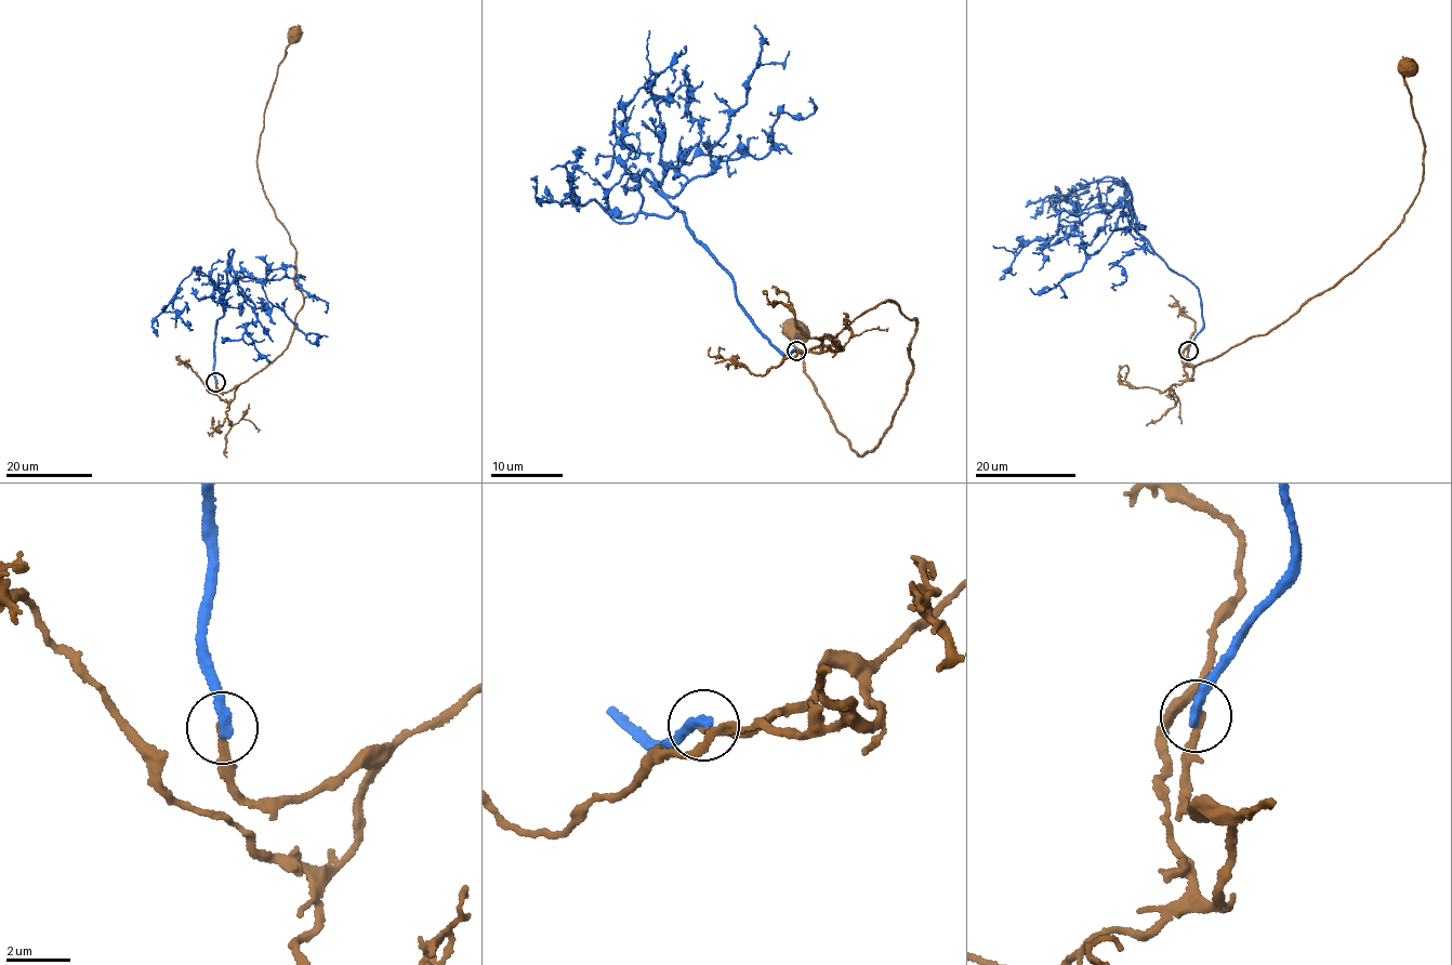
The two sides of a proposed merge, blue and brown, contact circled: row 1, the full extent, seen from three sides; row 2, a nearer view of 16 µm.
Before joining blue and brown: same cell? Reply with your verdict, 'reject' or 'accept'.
reject

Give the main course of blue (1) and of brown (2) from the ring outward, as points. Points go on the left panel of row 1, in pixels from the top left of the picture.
1: (215, 382), (215, 326), (230, 262), (254, 305), (255, 320), (246, 331), (251, 344), (264, 339)
2: (215, 382), (229, 391), (281, 355), (304, 300), (296, 251), (256, 159), (266, 101), (296, 34)

